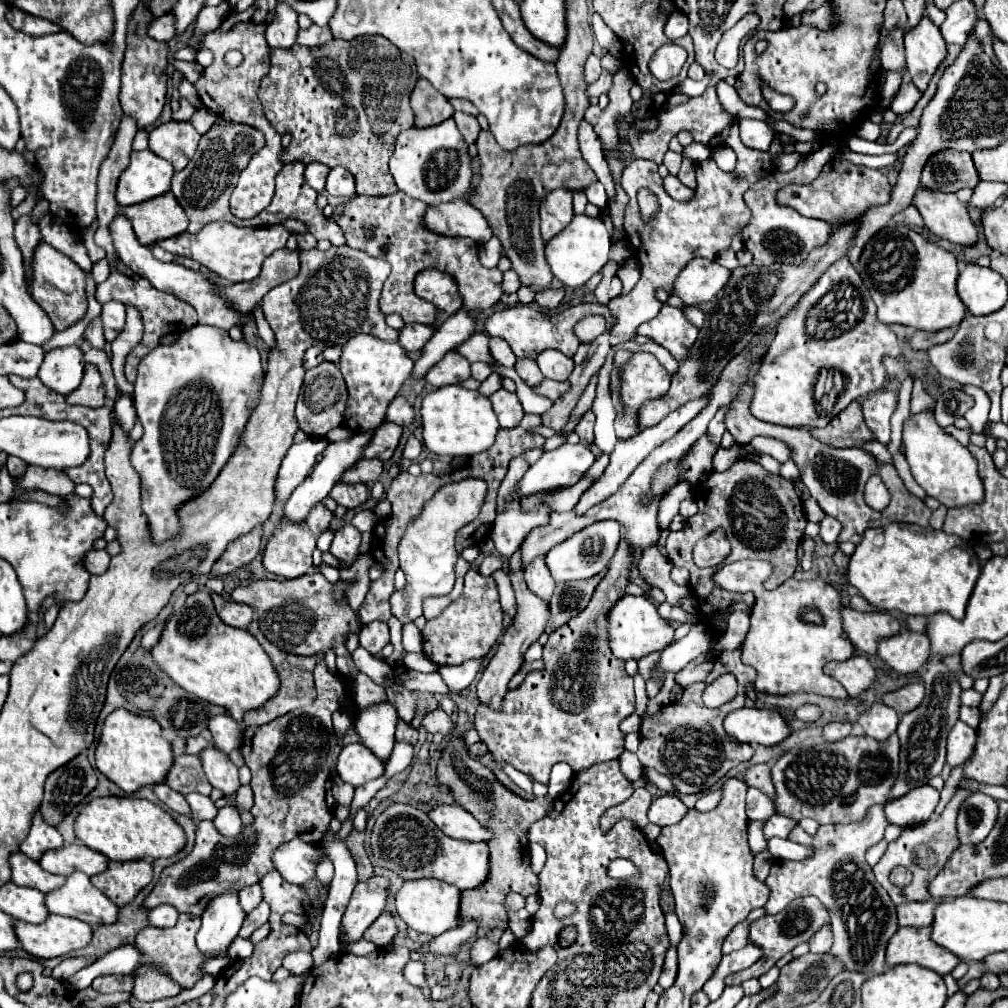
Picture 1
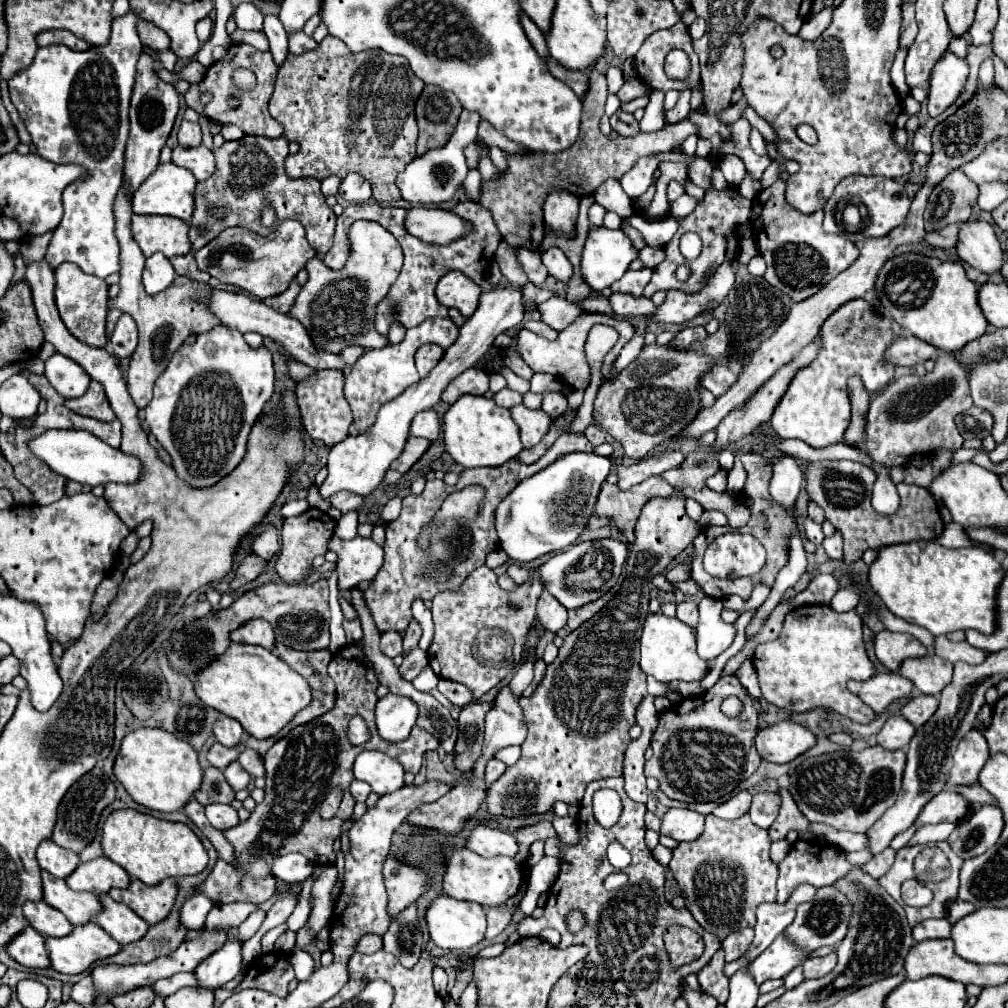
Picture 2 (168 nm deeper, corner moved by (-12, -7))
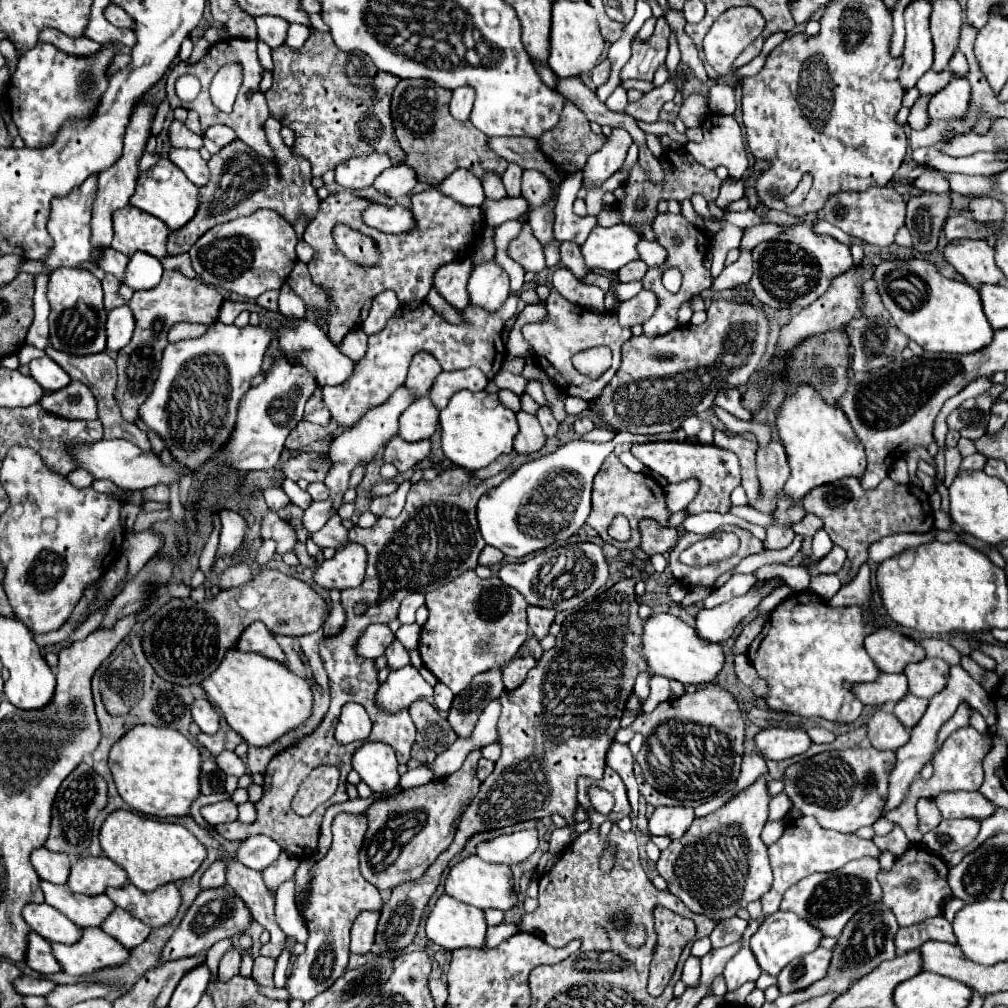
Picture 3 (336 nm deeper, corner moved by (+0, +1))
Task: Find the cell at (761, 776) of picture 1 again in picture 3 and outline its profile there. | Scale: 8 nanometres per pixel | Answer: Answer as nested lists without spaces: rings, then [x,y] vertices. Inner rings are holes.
[[[780,793],[770,799],[770,819],[784,819],[792,809],[792,801],[786,793]]]

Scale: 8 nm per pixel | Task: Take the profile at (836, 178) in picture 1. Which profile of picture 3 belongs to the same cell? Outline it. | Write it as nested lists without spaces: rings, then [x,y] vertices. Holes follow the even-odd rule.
[[[888,185],[884,189],[866,189],[864,193],[838,193],[836,197],[830,197],[826,201],[824,209],[818,215],[858,241],[878,247],[888,247],[894,243],[894,235],[904,225],[906,203],[896,193],[896,189]]]

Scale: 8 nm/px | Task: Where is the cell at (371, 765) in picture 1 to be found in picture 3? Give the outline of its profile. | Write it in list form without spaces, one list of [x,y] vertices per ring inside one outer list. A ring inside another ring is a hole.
[[[364,743],[354,753],[352,765],[372,791],[394,789],[400,781],[394,749],[386,743]]]

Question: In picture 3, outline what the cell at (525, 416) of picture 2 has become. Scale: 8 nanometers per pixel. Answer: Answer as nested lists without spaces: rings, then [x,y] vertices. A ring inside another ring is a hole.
[[[524,411],[516,413],[518,425],[520,425],[520,433],[514,441],[514,449],[518,455],[530,455],[540,451],[546,445],[546,435],[540,429],[540,423],[536,419],[536,415],[528,415]]]

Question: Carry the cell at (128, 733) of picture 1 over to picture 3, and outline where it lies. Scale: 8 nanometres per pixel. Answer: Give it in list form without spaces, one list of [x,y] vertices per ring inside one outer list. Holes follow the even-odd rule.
[[[136,725],[114,743],[108,763],[120,797],[144,815],[158,819],[190,815],[190,805],[200,795],[200,751],[174,729]]]

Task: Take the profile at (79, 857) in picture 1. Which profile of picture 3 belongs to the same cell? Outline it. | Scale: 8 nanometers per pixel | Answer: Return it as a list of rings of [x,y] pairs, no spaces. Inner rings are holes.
[[[84,857],[72,865],[68,887],[80,895],[100,895],[108,887],[124,887],[128,875],[108,857]]]

